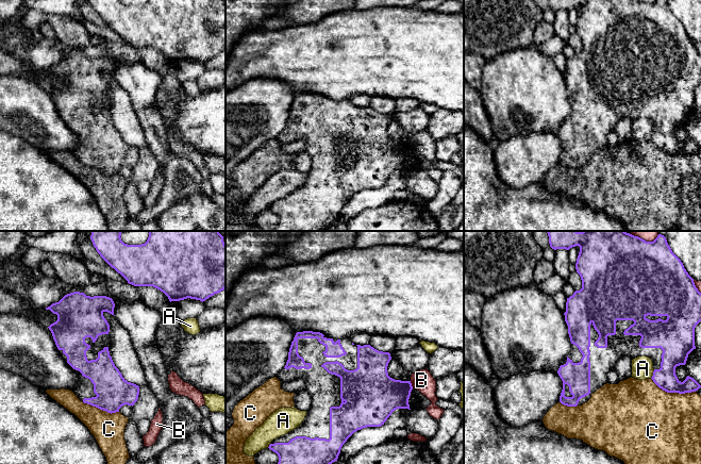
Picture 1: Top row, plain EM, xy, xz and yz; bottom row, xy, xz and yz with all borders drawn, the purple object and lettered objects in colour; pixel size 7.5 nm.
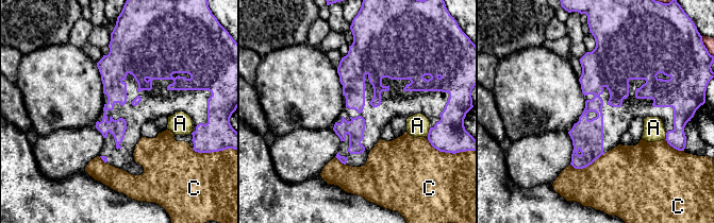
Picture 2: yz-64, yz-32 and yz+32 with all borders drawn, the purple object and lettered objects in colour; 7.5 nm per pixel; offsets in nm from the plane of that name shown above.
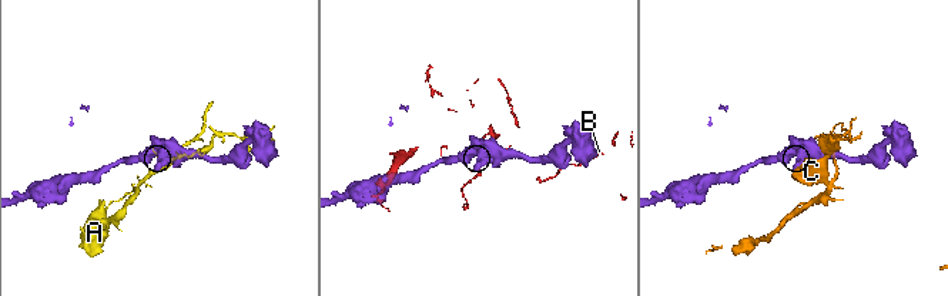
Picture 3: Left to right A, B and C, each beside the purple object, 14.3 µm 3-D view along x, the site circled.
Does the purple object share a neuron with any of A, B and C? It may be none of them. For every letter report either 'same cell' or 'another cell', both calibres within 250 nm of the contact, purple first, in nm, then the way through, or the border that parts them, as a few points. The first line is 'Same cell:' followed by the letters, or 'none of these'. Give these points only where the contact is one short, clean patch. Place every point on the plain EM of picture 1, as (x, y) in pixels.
Same cell: none of these
A: another cell; 200 nm thick on the purple side, 160 nm on the other
B: another cell; 320 nm thick on the purple side, 160 nm on the other
C: another cell; 170 nm thick on the purple side, 480 nm on the other

